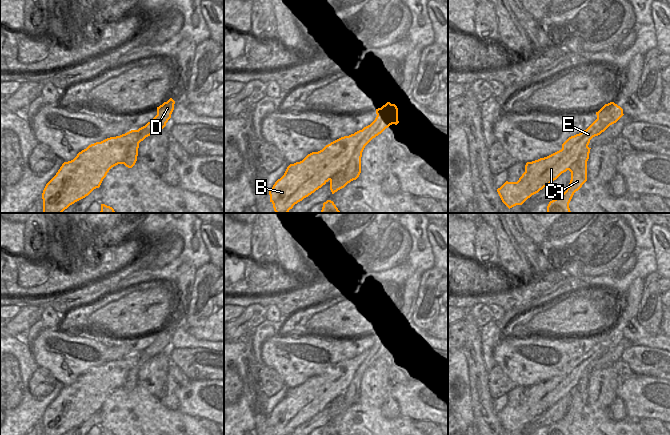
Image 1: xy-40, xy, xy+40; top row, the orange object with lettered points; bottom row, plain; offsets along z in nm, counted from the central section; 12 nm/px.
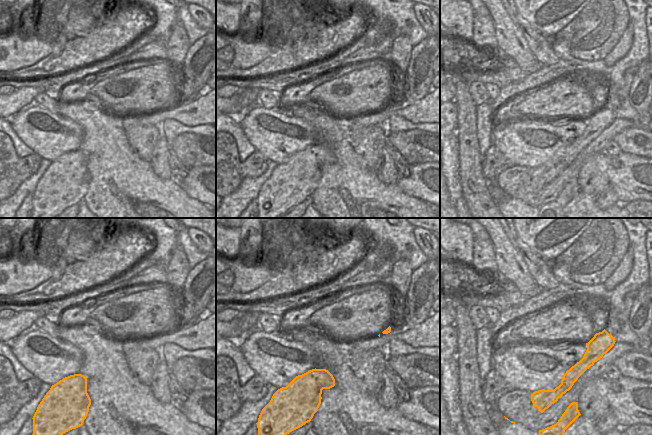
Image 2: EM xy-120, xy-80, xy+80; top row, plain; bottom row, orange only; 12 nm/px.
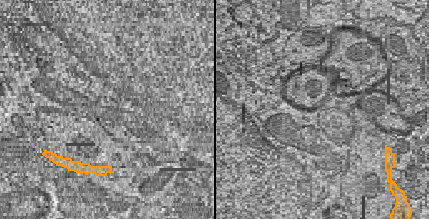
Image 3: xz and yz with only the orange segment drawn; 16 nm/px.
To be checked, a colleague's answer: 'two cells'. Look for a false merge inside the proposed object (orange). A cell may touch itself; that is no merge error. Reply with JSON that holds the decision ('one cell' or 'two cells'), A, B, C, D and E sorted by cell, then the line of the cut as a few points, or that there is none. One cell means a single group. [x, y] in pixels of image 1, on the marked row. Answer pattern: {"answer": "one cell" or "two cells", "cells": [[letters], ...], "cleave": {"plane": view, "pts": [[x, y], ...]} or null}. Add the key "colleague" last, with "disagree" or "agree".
{"answer": "two cells", "cells": [["A"], ["B", "C", "D", "E"]], "cleave": {"plane": "xy", "pts": [[374, 136], [366, 136], [357, 146], [348, 164], [330, 180]]}, "colleague": "agree"}

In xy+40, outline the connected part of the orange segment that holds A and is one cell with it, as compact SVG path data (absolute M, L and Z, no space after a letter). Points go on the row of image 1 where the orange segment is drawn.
M588 145L584 147L578 161L569 169L571 172L569 187L561 196L549 202L547 213L571 213L569 203L574 193L587 181L587 161L591 149Z

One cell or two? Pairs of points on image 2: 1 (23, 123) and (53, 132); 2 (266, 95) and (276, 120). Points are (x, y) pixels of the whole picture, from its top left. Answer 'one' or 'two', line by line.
1: one
2: two

